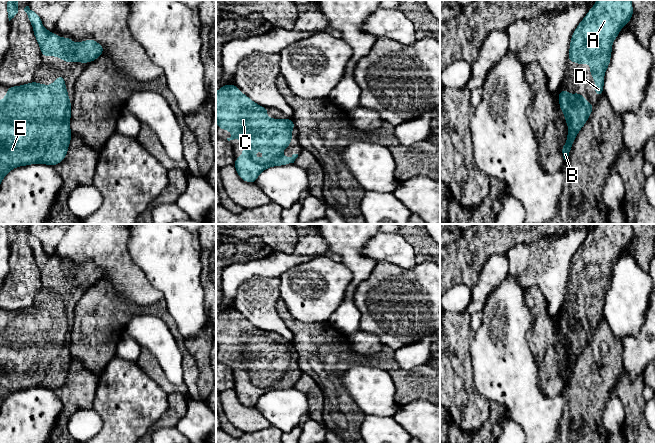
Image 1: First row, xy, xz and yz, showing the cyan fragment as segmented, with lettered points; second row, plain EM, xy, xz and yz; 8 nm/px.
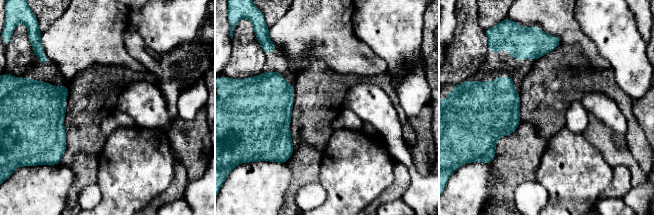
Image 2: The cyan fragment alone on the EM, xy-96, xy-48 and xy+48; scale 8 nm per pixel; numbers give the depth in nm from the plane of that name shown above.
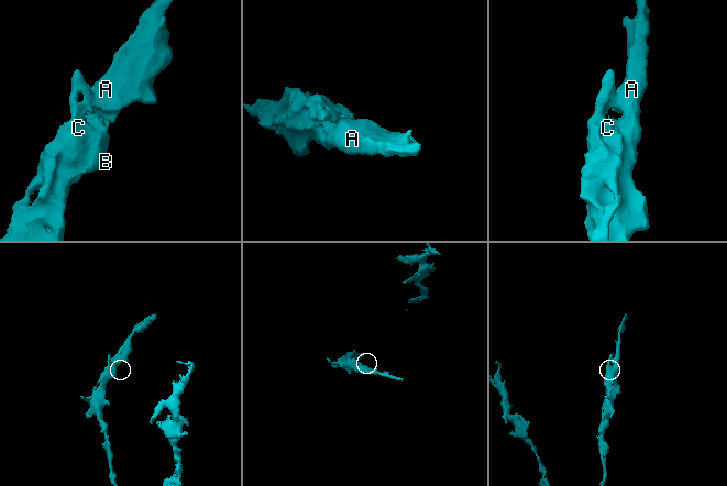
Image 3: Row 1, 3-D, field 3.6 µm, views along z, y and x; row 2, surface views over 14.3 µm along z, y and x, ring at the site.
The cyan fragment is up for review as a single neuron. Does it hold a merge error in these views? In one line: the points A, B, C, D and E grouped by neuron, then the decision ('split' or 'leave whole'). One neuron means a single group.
A B C D E | leave whole

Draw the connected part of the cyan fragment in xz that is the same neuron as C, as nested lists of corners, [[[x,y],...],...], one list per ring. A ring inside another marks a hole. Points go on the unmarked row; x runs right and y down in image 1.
[[[233,307],[228,309],[223,309],[216,316],[216,346],[221,354],[229,354],[232,356],[232,360],[227,362],[228,365],[238,362],[239,364],[244,364],[245,367],[241,369],[242,374],[245,376],[235,383],[234,390],[239,401],[245,406],[255,407],[259,398],[270,392],[272,390],[282,390],[294,387],[298,378],[293,378],[291,382],[287,382],[282,379],[282,375],[290,370],[292,365],[292,353],[296,350],[293,347],[293,343],[274,343],[268,342],[266,337],[269,335],[268,332],[262,331],[255,326],[253,326],[249,321],[243,318]],[[261,374],[266,380],[264,383],[256,382],[252,377]]]

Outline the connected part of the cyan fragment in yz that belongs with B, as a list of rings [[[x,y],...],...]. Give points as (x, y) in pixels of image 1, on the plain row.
[[[559,315],[558,318],[560,334],[564,337],[565,346],[568,348],[568,359],[565,369],[561,373],[564,384],[566,384],[571,375],[575,361],[583,349],[588,345],[594,330],[584,323],[584,320],[575,316],[572,320],[569,315]]]

